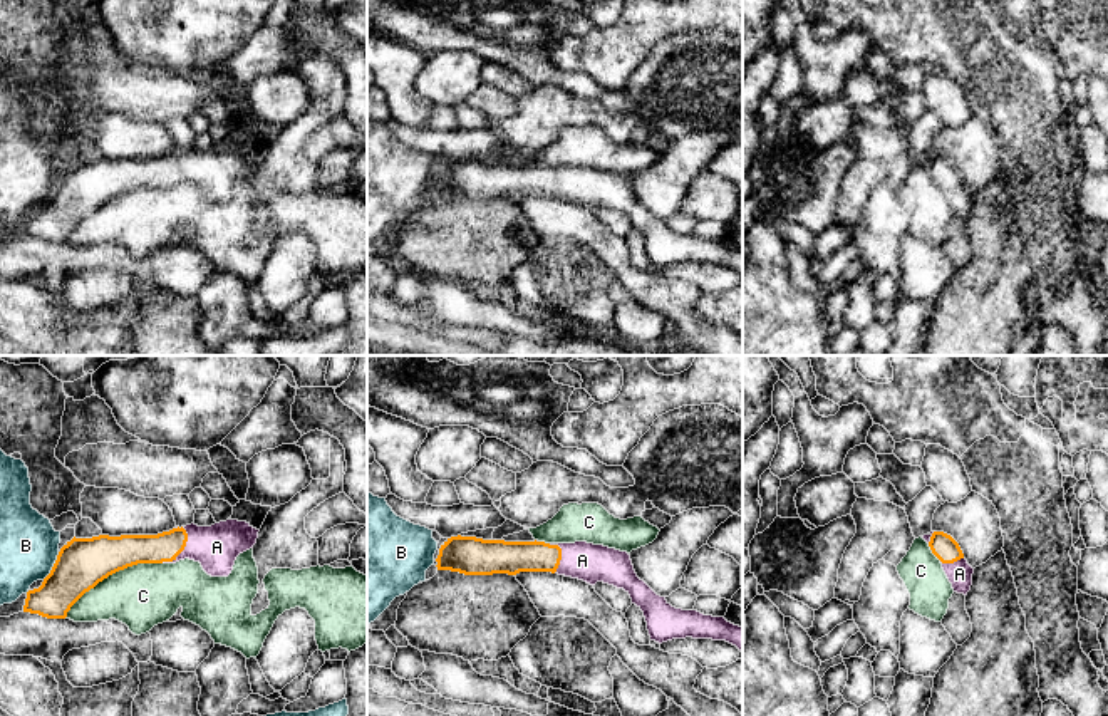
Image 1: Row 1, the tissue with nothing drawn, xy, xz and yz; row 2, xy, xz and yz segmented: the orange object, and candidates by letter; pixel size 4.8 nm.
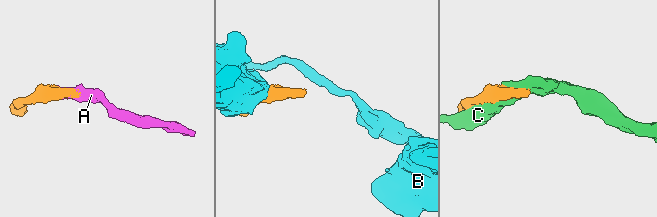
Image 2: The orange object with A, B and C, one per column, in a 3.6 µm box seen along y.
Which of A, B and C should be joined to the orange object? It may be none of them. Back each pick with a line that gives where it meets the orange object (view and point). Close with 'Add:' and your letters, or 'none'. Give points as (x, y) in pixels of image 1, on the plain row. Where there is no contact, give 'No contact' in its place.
A: Touches orange at xy (183, 173)
Add: A

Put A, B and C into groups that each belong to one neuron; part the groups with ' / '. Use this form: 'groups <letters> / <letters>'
groups A / B / C

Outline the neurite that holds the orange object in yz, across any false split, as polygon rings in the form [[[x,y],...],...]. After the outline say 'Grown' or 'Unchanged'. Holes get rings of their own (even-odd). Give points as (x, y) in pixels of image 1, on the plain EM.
[[[930,156],[922,163],[929,168],[932,178],[940,184],[954,216],[967,220],[972,210],[974,193],[964,183],[959,168],[944,156]]]. Grown

